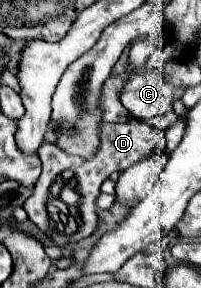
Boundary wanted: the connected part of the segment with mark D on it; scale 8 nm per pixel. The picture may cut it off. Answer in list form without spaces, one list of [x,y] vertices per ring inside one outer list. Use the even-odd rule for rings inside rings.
[[[130,119],[130,121],[126,121],[126,123],[104,123],[100,137],[102,137],[102,147],[98,149],[98,153],[96,153],[94,159],[90,159],[90,161],[82,161],[82,159],[78,159],[78,157],[70,157],[70,155],[62,153],[62,149],[50,145],[50,143],[44,143],[42,149],[38,151],[38,157],[40,157],[40,161],[42,161],[42,175],[40,175],[40,179],[36,181],[32,195],[30,195],[28,201],[24,203],[24,211],[28,213],[28,219],[30,219],[42,233],[46,233],[56,245],[60,245],[60,247],[64,247],[64,245],[74,245],[74,243],[90,237],[90,235],[96,231],[96,227],[98,227],[96,197],[100,195],[100,185],[102,185],[114,171],[122,173],[122,171],[126,171],[130,165],[140,163],[142,159],[150,157],[152,153],[156,153],[158,149],[164,147],[164,135],[162,135],[156,127],[152,127],[152,125],[148,125],[148,123],[142,123],[142,121],[138,121],[138,119]],[[64,169],[74,171],[76,191],[82,195],[82,199],[80,199],[80,223],[78,223],[78,229],[76,229],[74,233],[70,233],[70,235],[60,235],[58,231],[54,231],[54,229],[50,227],[48,211],[46,211],[46,203],[48,203],[48,197],[50,197],[50,185],[54,183],[56,175],[60,175]]]

